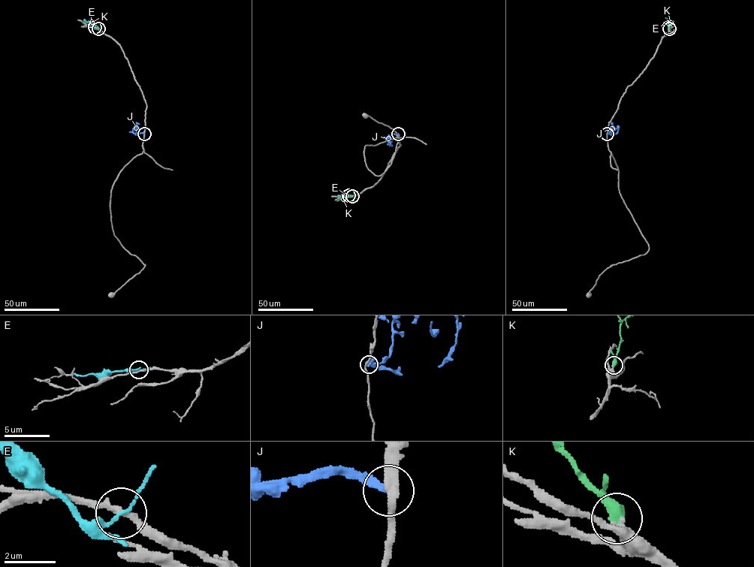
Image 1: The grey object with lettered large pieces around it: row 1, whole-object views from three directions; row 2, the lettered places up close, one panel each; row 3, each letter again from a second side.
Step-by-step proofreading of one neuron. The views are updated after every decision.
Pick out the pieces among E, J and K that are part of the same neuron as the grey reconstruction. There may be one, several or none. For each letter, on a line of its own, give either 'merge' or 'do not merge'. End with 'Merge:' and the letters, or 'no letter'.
E: do not merge
J: do not merge
K: merge
Merge: K

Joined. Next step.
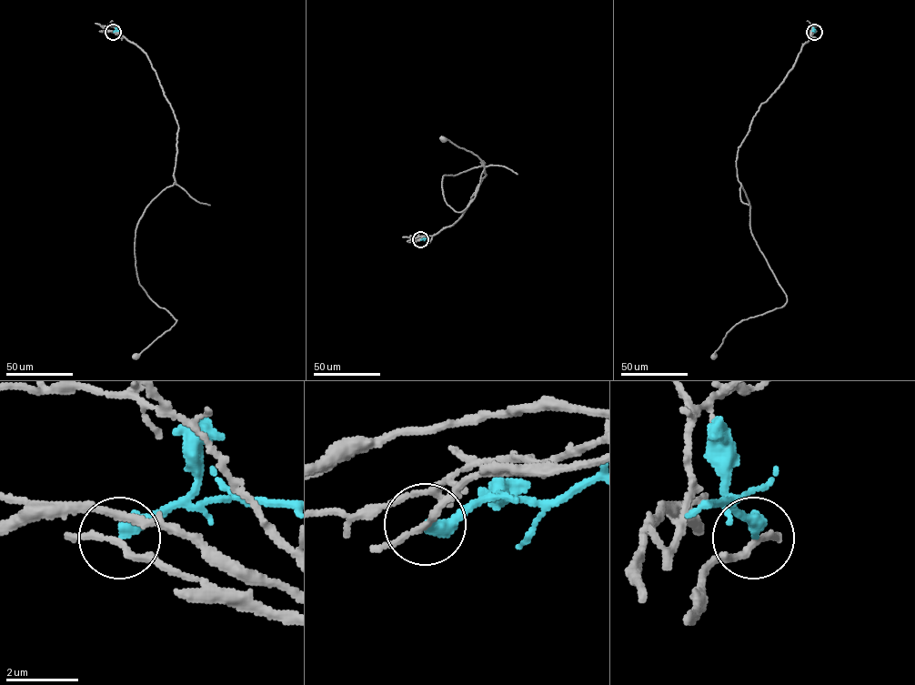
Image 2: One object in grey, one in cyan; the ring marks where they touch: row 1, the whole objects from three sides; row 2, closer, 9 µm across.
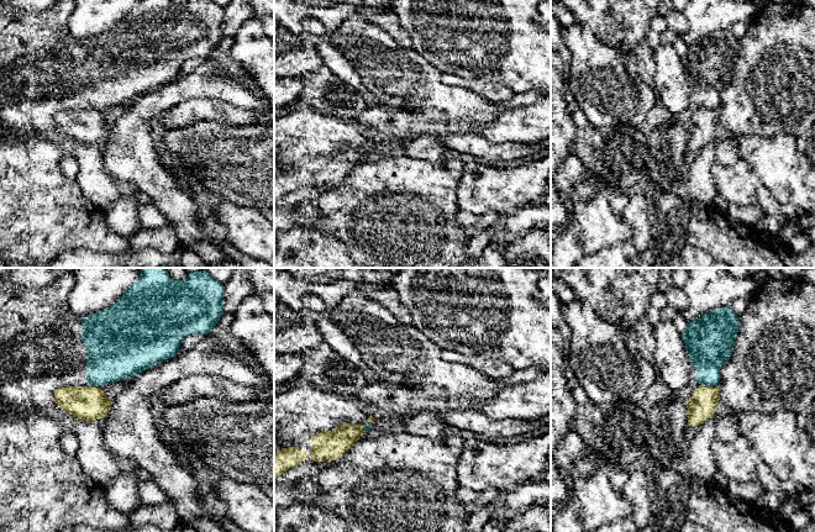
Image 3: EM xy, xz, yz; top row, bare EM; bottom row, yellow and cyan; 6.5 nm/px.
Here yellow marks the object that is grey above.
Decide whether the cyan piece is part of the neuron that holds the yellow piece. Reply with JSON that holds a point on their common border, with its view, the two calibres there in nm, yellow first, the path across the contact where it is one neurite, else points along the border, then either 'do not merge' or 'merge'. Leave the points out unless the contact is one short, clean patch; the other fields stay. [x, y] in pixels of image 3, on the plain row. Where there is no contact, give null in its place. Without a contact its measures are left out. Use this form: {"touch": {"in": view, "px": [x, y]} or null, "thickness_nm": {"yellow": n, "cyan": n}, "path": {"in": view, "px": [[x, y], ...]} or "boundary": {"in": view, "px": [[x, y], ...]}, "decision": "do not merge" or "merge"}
{"touch": {"in": "xy", "px": [93, 109]}, "thickness_nm": {"yellow": 220, "cyan": 360}, "boundary": {"in": "xy", "px": [[96, 109], [90, 110]]}, "decision": "do not merge"}

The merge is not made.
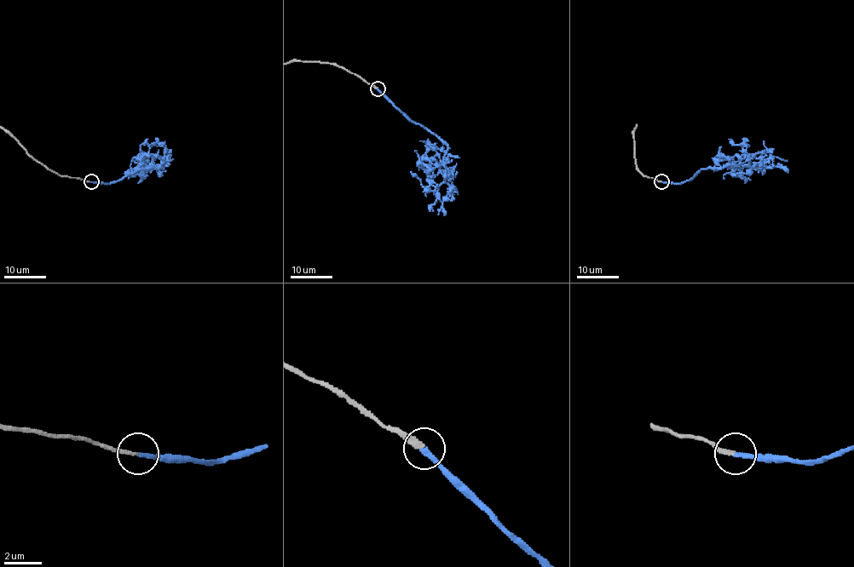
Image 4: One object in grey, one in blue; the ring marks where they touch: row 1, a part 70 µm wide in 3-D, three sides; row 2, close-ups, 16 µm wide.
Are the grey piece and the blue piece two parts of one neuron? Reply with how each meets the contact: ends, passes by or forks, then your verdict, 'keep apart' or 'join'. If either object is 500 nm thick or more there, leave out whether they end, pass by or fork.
grey ends there; blue ends there; join

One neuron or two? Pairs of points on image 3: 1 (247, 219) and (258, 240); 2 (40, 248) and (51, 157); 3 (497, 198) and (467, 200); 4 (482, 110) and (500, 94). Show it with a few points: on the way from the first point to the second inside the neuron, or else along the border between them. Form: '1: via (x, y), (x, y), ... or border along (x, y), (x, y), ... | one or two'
1: via (247, 224), (247, 228), (253, 235) | one
2: via (40, 226), (41, 179) | one
3: via (489, 198), (474, 199) | one
4: border along (466, 88), (494, 103) | two

